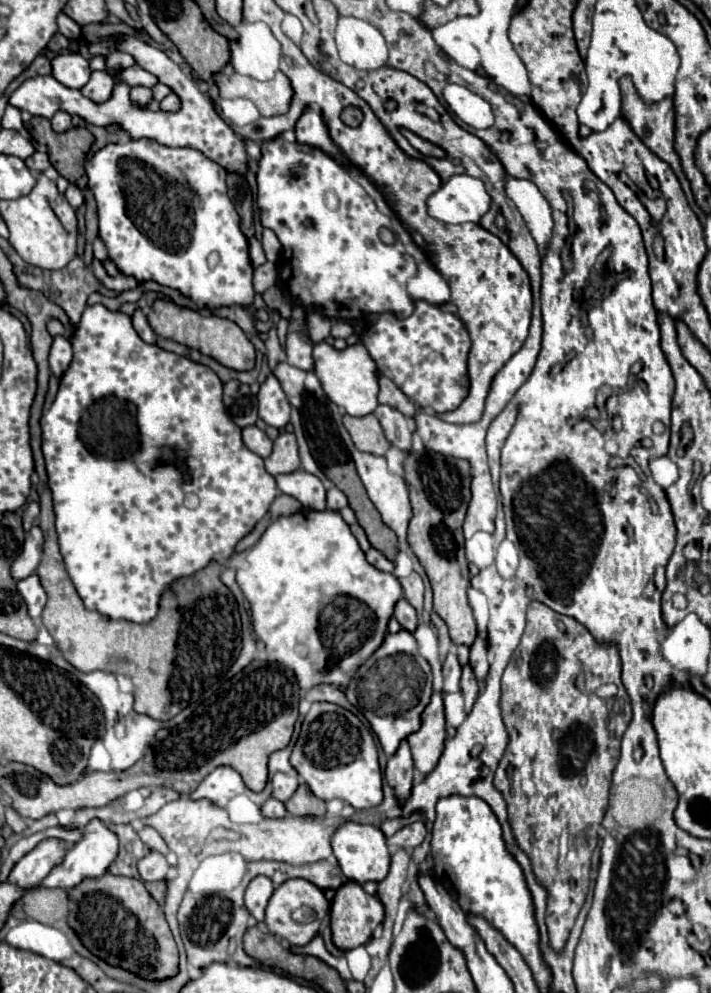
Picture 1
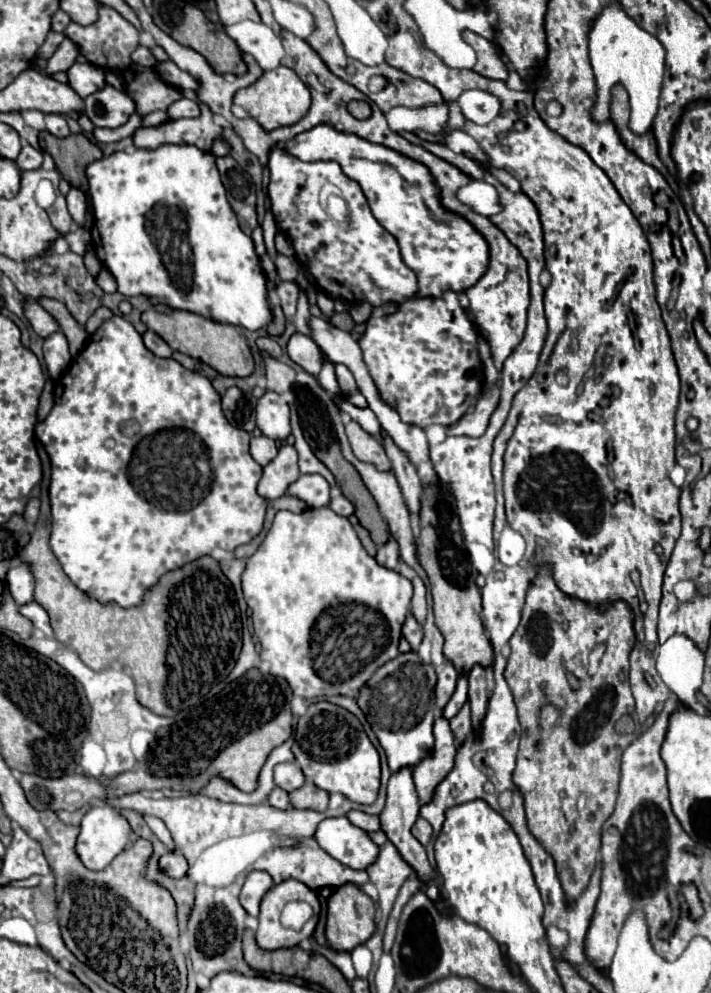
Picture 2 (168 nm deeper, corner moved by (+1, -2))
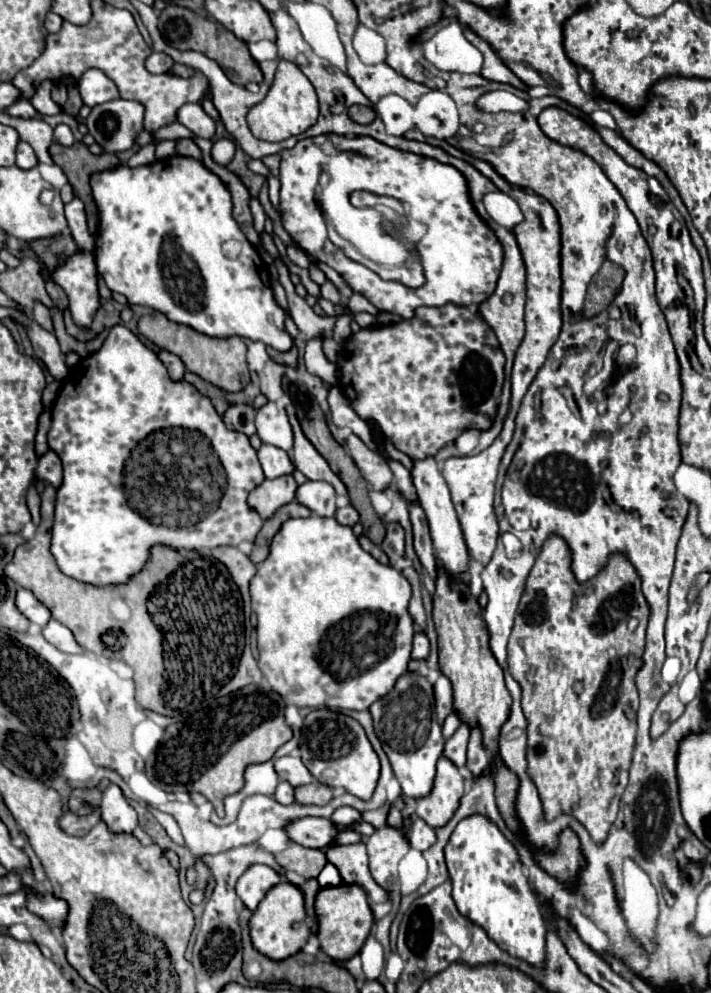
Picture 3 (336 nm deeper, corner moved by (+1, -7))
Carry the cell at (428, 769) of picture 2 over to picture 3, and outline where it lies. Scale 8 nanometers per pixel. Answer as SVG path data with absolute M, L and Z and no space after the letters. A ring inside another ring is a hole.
M440 758L432 794L416 800L416 814L432 828L444 826L458 808L458 800L464 794L464 780L448 758Z

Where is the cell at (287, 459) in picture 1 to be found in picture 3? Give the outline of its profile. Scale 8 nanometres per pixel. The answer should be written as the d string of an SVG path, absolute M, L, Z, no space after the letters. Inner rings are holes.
M290 474L274 478L274 480L264 480L258 488L254 488L250 492L248 504L262 518L270 518L280 506L284 506L284 504L294 500L296 488L298 488L298 484Z

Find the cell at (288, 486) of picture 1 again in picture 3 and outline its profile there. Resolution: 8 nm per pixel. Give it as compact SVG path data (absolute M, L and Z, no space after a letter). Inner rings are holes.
M306 480L302 486L298 486L296 500L318 516L334 516L336 512L336 492L328 482Z

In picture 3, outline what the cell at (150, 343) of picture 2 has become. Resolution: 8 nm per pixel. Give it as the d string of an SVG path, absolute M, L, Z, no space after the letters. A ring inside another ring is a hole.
M160 350L160 352L158 352L158 358L160 358L162 364L168 368L172 380L182 380L182 376L184 376L184 364L182 364L182 360L180 360L176 354L166 352L166 350Z

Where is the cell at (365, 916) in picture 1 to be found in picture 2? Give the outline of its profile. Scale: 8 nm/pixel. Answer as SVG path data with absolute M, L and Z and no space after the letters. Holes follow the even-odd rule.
M342 885L328 899L328 917L326 917L326 939L334 951L352 951L362 945L374 933L374 901L358 885Z

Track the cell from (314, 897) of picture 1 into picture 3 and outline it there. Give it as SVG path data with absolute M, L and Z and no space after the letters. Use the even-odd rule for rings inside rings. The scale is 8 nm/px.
M290 882L276 884L264 896L264 900L258 904L256 912L252 914L250 936L252 936L254 948L272 960L284 960L284 958L296 954L298 950L302 950L302 946L306 944L306 940L310 936L310 928L306 924L306 908L304 908L302 890ZM292 922L300 922L300 928L294 930Z

